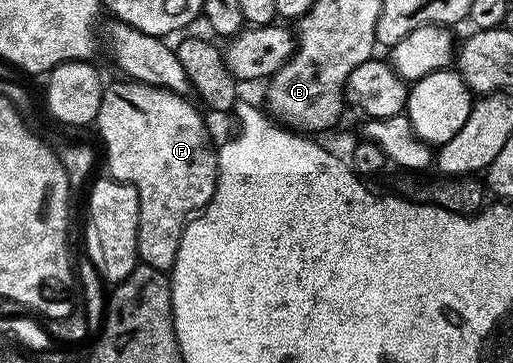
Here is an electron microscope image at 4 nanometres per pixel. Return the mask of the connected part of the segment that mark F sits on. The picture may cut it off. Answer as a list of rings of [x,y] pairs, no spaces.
[[[121,79],[115,85],[107,84],[102,90],[102,102],[98,112],[96,130],[102,136],[102,141],[106,144],[106,165],[110,168],[110,173],[115,177],[115,182],[125,183],[131,186],[135,193],[138,194],[138,256],[141,264],[151,265],[153,269],[163,271],[173,270],[174,260],[180,247],[182,233],[186,230],[186,222],[191,220],[195,215],[206,208],[208,202],[214,197],[216,183],[218,182],[218,159],[215,150],[210,149],[210,137],[206,134],[206,125],[202,122],[202,117],[189,105],[187,98],[180,94],[174,94],[167,89],[158,88],[154,85],[142,84],[139,81]]]

